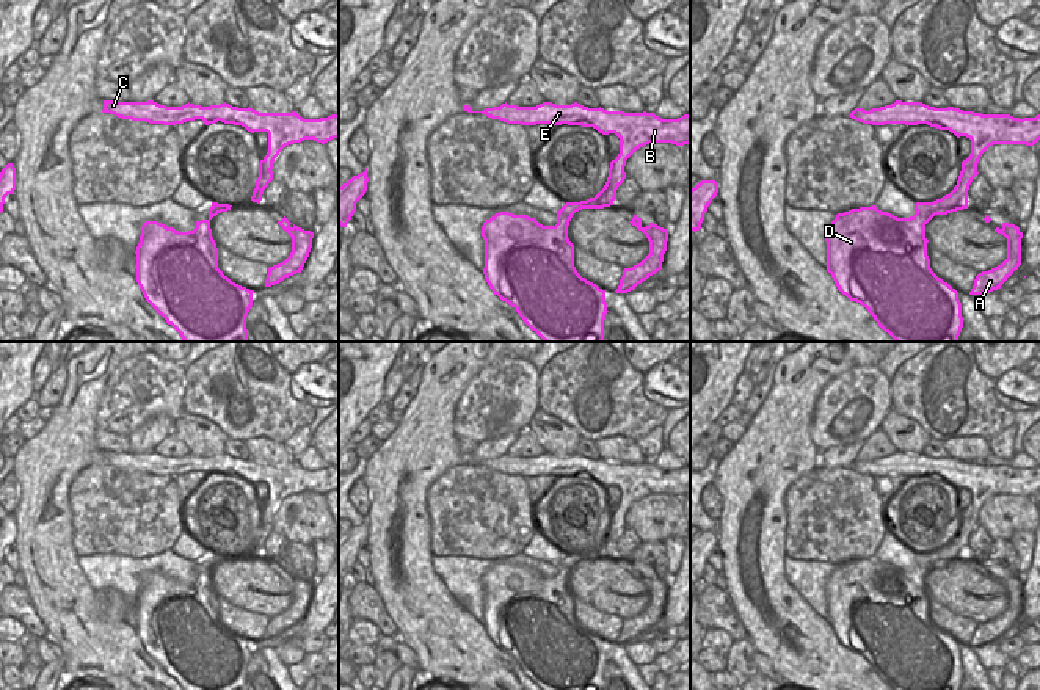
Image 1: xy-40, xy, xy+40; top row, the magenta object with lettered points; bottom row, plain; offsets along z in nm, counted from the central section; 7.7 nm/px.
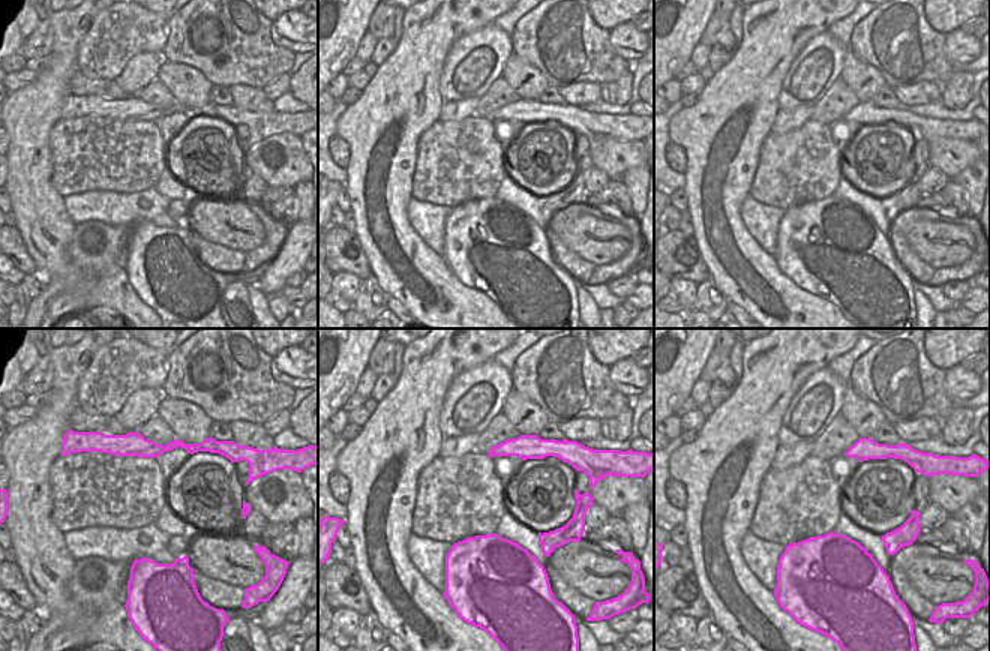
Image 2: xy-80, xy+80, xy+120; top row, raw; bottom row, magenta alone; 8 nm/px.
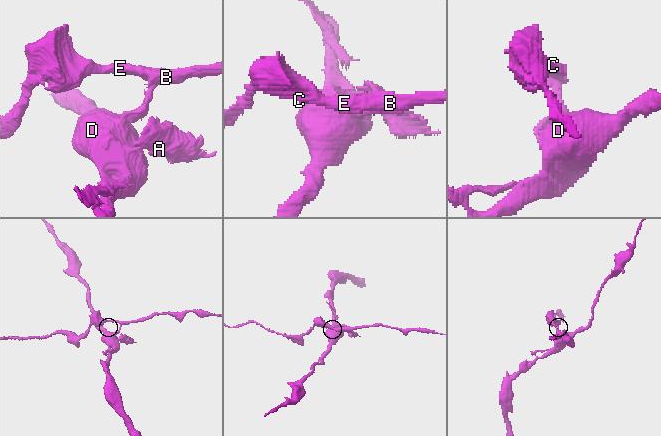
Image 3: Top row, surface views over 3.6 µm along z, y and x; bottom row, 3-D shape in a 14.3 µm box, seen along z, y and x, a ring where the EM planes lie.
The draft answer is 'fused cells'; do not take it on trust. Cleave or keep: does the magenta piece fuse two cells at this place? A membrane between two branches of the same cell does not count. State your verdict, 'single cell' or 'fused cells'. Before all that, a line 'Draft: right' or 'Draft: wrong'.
Draft: right
fused cells

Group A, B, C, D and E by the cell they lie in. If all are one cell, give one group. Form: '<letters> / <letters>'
A D / B C E

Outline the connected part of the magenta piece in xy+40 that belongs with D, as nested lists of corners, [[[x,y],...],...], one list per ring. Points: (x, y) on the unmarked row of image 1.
[[[957,535],[954,541],[941,550],[916,554],[916,565],[910,569],[897,569],[878,561],[875,557],[838,565],[825,583],[827,623],[831,626],[838,641],[850,652],[856,652],[866,659],[877,676],[893,690],[958,690],[963,679],[958,643],[930,619],[925,576],[935,566],[947,566],[968,560],[968,554],[968,543]]]

